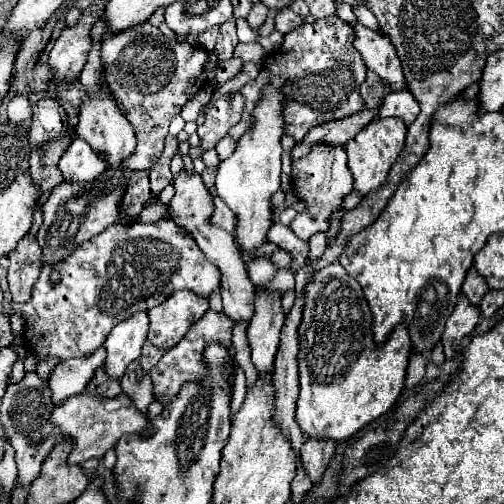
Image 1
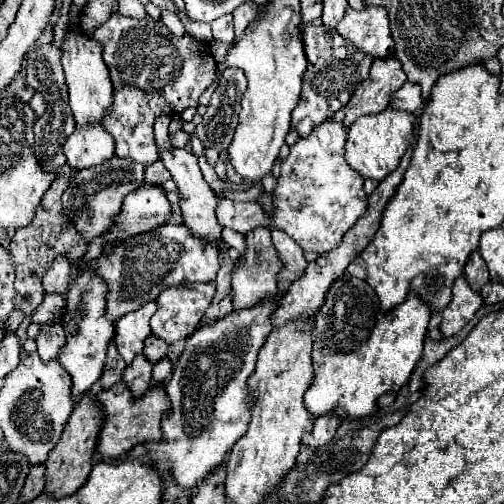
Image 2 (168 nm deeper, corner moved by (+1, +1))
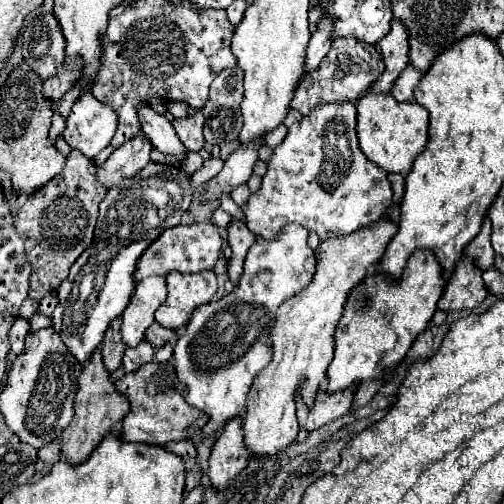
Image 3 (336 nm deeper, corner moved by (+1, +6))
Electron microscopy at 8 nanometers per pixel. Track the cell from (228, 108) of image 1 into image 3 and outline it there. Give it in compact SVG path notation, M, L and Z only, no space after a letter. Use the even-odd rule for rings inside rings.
M224 68L210 86L210 98L202 108L204 114L204 138L210 144L224 144L238 138L242 128L242 88L244 72L234 68Z

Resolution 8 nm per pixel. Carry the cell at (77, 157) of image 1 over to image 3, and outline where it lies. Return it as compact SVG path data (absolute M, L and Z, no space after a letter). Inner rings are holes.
M84 92L72 106L64 138L70 148L80 150L88 158L96 158L96 154L110 144L116 126L116 112L96 100L90 92Z

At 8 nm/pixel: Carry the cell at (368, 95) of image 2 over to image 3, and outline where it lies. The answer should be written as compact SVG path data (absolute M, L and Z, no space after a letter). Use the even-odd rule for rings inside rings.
M398 18L392 20L390 32L376 44L376 50L382 54L386 70L368 92L390 92L396 76L408 64L408 30L404 30L404 24L400 24Z

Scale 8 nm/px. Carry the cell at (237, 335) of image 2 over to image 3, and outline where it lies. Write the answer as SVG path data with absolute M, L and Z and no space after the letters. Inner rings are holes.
M296 224L284 226L276 238L256 238L250 246L244 262L244 274L238 286L216 302L208 302L198 306L192 312L192 318L186 324L186 334L178 338L174 346L174 360L176 360L176 374L188 386L186 402L202 410L210 416L208 424L202 430L192 430L192 440L202 440L206 436L214 436L214 432L224 426L228 420L240 416L246 408L246 396L252 386L254 376L268 366L268 358L272 356L272 346L268 346L268 334L272 332L272 322L276 322L276 310L280 304L294 296L296 292L304 290L312 278L312 270L316 264L314 250L306 244L308 230Z

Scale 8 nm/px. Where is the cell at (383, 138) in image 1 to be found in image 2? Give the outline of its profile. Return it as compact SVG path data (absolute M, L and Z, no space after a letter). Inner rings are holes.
M386 109L376 115L364 115L354 121L354 125L348 129L346 139L346 163L364 179L382 181L388 173L396 169L400 163L400 157L412 143L412 123L414 115L406 111L394 111Z

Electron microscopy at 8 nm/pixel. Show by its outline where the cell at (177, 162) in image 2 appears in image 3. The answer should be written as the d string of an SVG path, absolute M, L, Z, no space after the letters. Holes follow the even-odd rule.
M140 102L138 118L140 118L140 124L142 124L142 132L150 138L154 148L158 148L164 154L172 154L172 156L188 154L188 150L178 140L176 132L172 130L170 120L164 114L158 114L150 104Z

